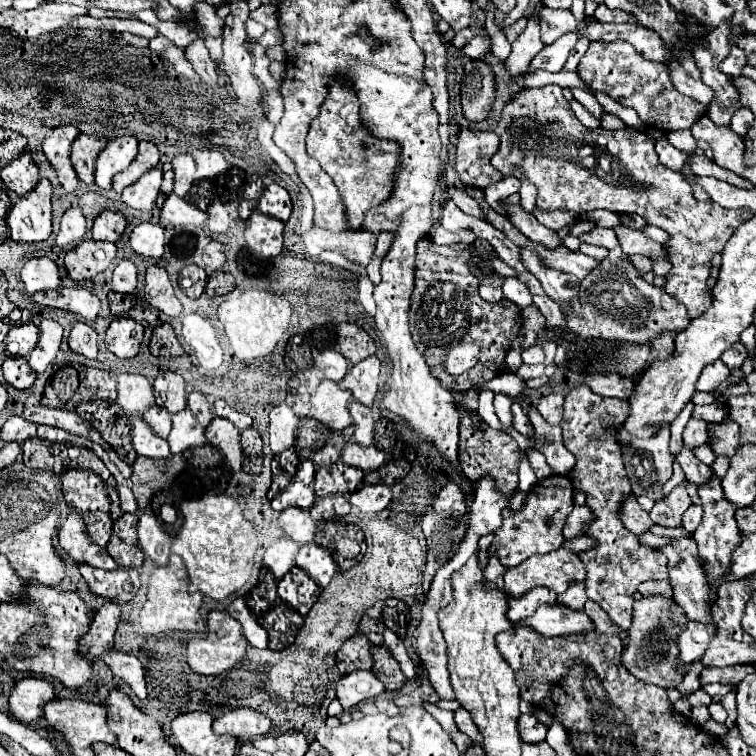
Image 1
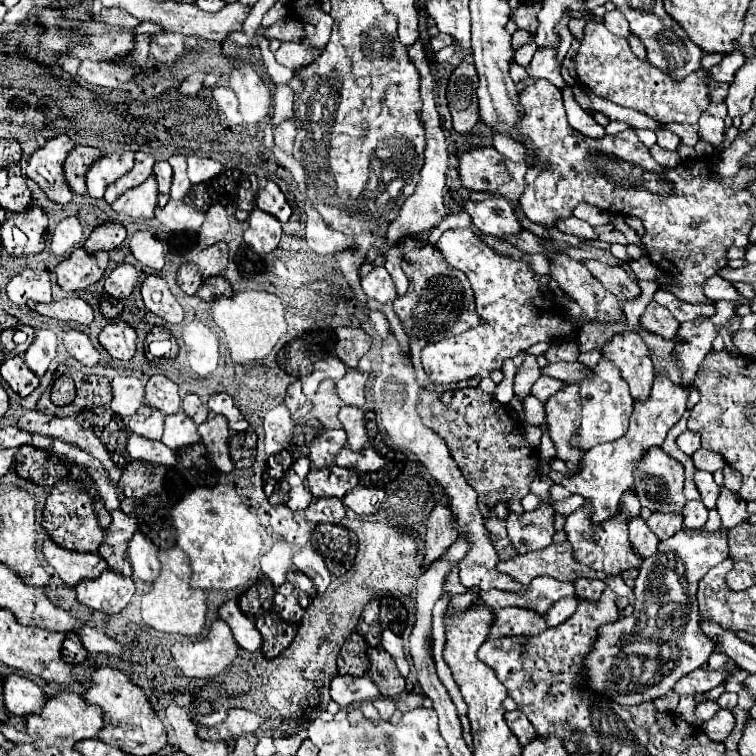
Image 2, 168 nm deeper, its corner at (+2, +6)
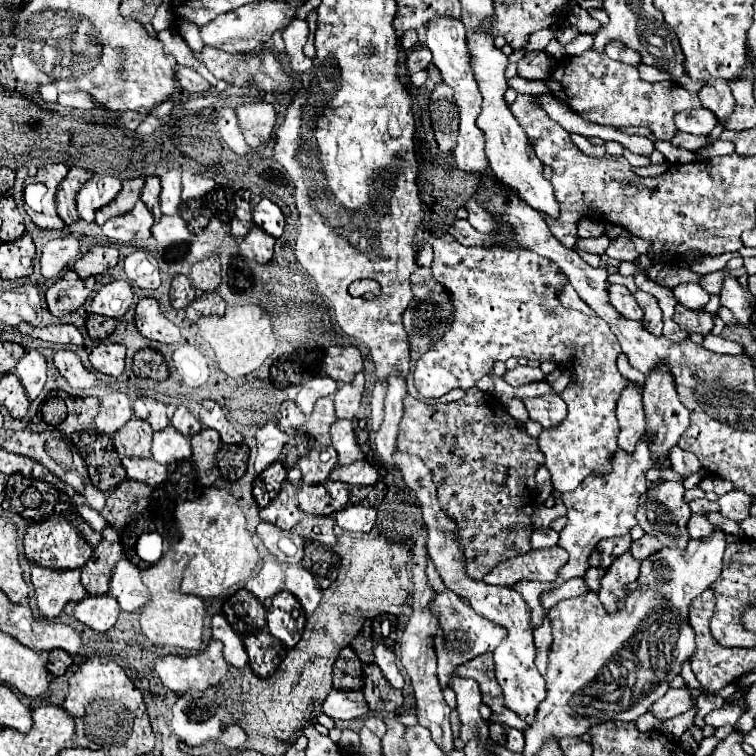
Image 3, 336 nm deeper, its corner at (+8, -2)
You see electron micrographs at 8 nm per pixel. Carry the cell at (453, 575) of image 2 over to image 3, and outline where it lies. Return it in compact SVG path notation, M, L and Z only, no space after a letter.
M420 533L418 539L414 539L414 559L412 559L412 581L414 581L414 595L412 595L412 615L408 619L406 631L402 635L400 645L400 661L406 669L406 673L412 679L414 699L416 699L416 717L422 727L426 727L432 733L434 743L442 749L444 755L450 755L454 749L452 743L452 731L450 731L450 707L446 705L442 697L442 689L438 685L436 677L436 659L434 659L434 647L430 647L430 635L434 635L434 619L430 619L430 599L434 597L434 589L430 587L426 579L426 535Z

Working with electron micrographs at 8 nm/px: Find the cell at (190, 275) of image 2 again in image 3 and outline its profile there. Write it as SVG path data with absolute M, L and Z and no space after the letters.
M176 275L170 289L170 303L174 309L184 309L194 301L194 287L184 275Z

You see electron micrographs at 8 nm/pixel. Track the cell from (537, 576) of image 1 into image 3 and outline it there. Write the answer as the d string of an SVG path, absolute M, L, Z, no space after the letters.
M558 545L550 549L532 549L526 555L518 555L506 559L506 563L498 563L498 567L484 575L484 583L510 587L522 579L552 581L558 577L558 571L566 565L566 561L568 553Z

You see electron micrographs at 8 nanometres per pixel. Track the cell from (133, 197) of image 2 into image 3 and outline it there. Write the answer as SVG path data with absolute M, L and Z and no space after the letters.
M138 201L130 213L120 215L118 219L110 219L110 223L102 227L102 231L116 243L132 243L138 239L148 239L152 223L154 223L152 213L146 209L142 201Z

